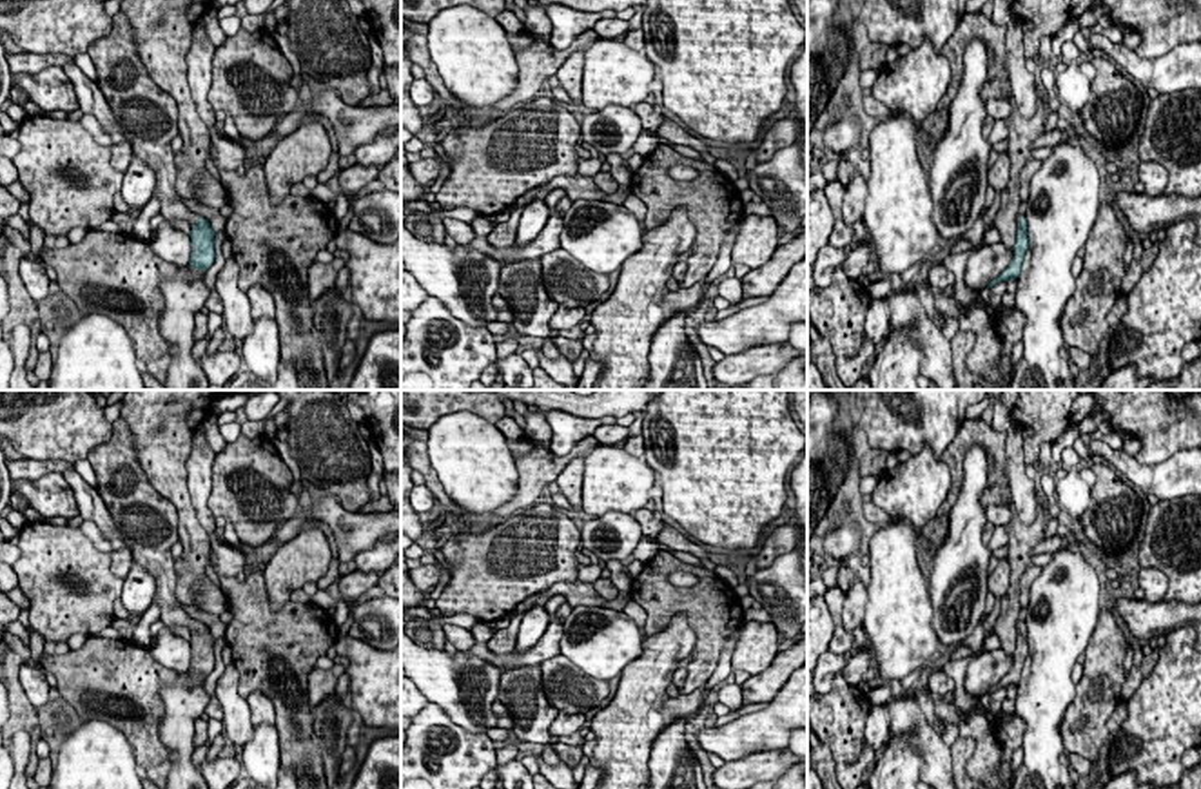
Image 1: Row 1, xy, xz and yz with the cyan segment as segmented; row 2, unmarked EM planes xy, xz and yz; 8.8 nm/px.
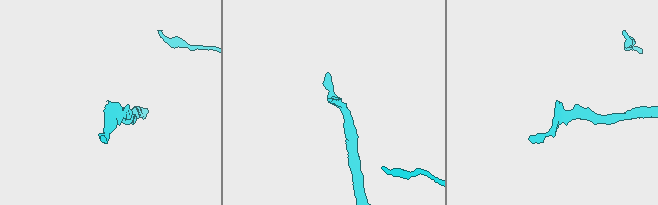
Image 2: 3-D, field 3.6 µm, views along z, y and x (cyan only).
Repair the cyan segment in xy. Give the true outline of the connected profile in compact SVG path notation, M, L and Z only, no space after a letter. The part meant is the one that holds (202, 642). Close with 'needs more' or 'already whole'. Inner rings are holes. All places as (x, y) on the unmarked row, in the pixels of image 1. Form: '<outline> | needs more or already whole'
M118 417L107 443L94 446L91 463L111 519L131 548L132 559L156 580L154 602L165 628L187 626L190 637L190 675L207 677L214 669L214 637L209 626L192 619L176 599L176 571L171 548L178 539L178 510L147 481L134 450L129 424Z | needs more

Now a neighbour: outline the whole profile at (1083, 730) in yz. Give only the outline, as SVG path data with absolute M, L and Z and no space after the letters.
M1099 609L1096 629L1083 653L1083 677L1076 684L1076 698L1059 726L1067 753L1090 762L1099 758L1099 747L1110 736L1107 722L1123 700L1127 648L1116 617L1108 609Z

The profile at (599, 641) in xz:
M577 606L564 620L561 655L586 675L610 680L642 655L644 638L624 611Z

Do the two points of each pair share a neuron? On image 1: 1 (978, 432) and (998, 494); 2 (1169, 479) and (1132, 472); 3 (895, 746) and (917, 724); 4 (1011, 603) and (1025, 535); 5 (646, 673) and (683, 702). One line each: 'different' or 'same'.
1: same
2: same
3: different
4: same
5: same

